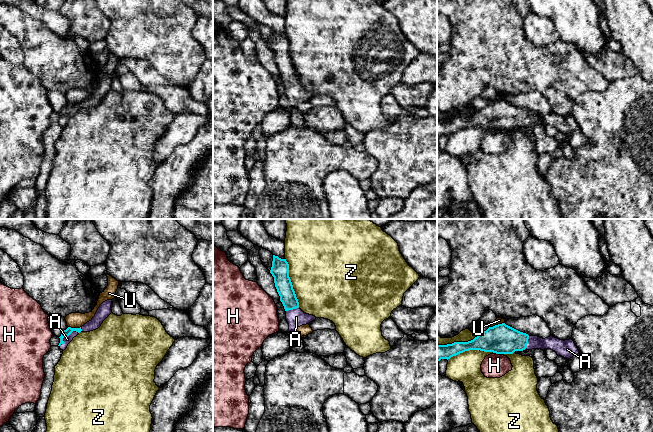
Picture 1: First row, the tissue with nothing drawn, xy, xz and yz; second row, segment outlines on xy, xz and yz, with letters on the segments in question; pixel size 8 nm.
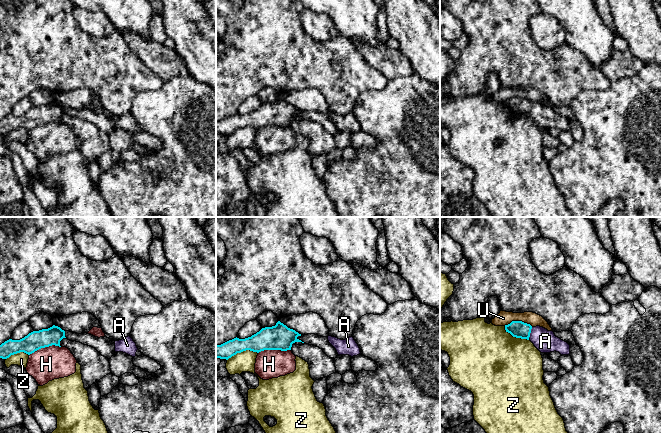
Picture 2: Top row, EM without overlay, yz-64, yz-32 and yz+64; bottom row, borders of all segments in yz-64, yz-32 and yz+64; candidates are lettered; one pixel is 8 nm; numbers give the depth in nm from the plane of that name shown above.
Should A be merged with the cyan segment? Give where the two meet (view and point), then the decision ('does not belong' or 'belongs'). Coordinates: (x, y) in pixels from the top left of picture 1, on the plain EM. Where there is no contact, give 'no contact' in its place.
meets cyan in xy at (66, 111); belongs

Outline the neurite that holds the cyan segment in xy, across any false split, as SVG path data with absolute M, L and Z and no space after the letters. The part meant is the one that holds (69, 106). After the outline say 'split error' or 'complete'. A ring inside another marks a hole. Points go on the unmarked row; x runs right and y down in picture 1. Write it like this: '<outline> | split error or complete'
M107 76L103 78L98 84L95 92L91 97L87 98L80 104L71 104L68 103L63 107L60 114L59 123L61 126L65 126L68 120L76 113L80 108L90 108L98 105L103 97L112 89L111 86L112 76Z | split error

